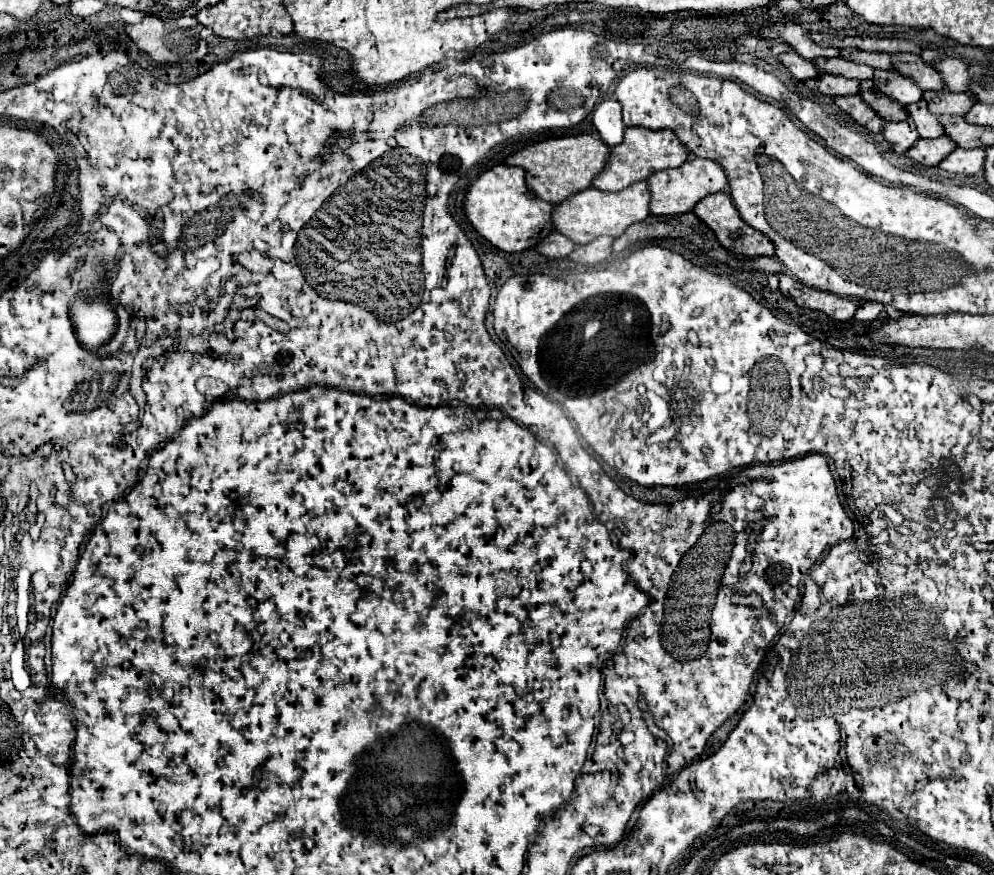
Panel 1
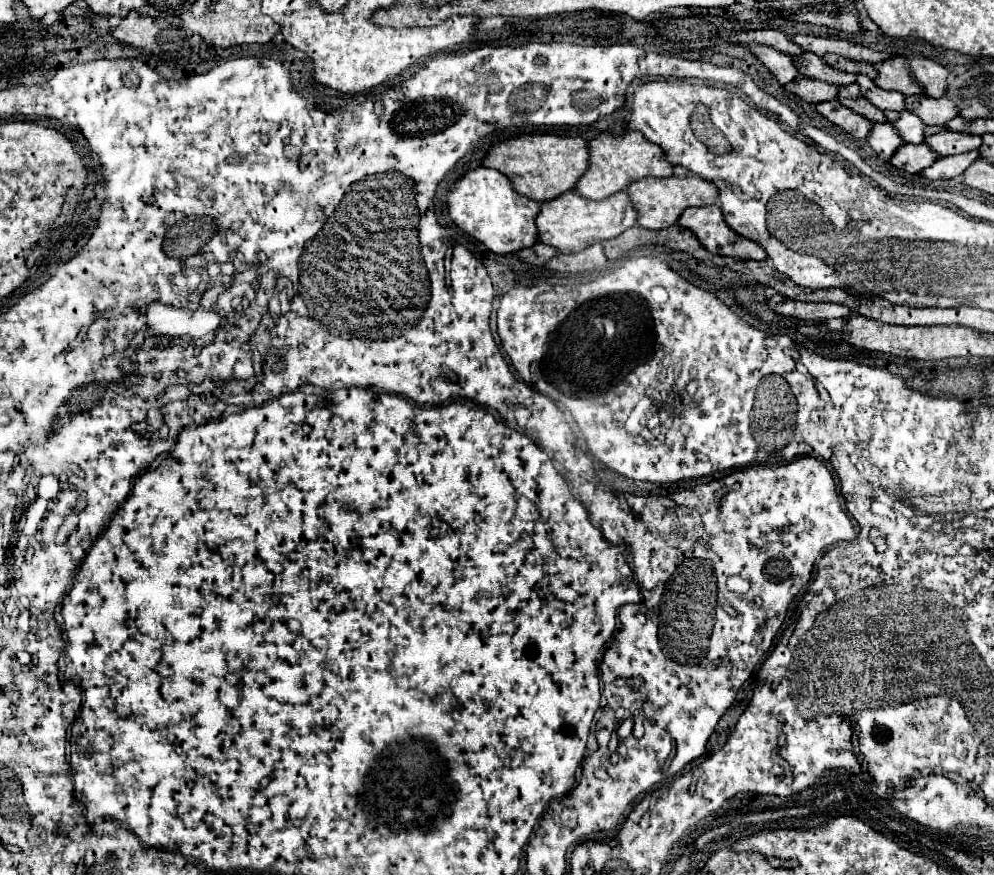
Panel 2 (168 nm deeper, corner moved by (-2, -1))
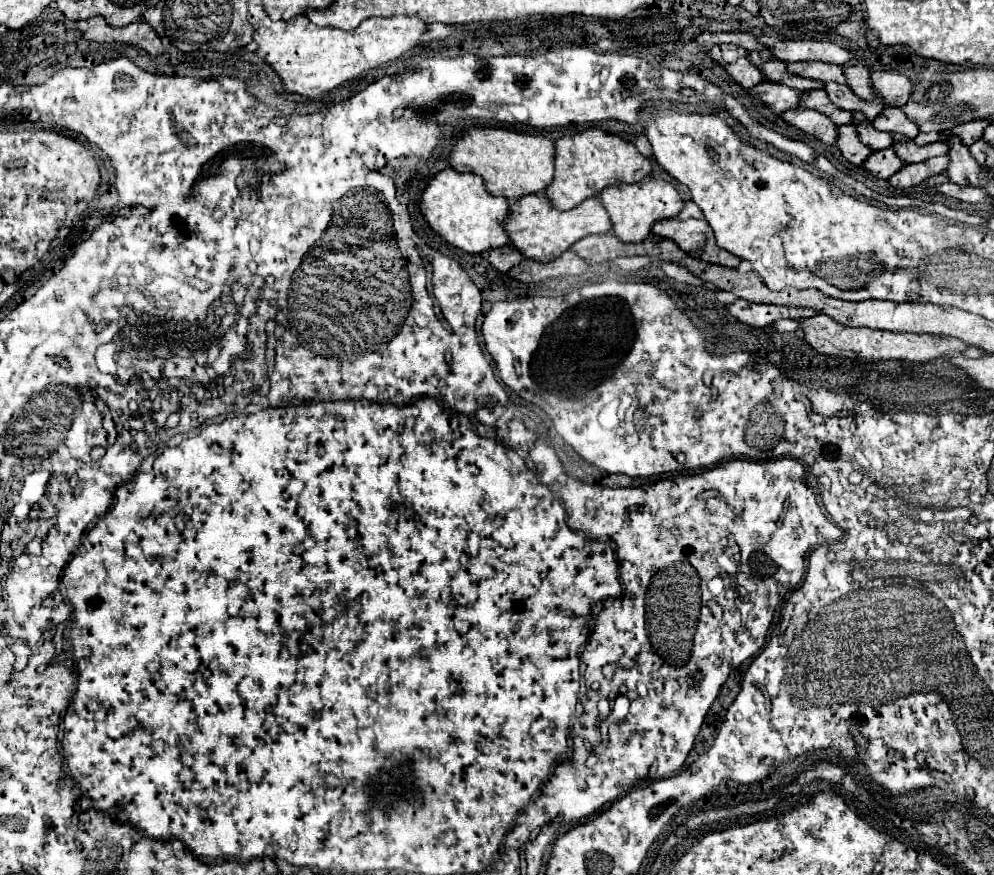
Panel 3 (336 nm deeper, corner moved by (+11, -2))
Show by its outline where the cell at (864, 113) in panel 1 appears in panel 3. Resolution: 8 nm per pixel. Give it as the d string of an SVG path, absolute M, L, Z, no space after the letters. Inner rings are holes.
M792 108L792 110L786 110L782 114L782 118L788 124L792 124L792 126L796 126L796 128L800 128L800 130L812 134L812 136L816 136L818 140L822 140L826 144L836 144L836 138L838 138L836 128L838 126L832 124L832 120L828 120L824 114L820 114L816 110Z

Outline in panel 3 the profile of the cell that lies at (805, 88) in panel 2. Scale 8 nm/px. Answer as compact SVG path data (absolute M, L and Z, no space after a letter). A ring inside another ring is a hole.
M760 82L758 86L754 86L752 90L748 90L752 96L760 98L762 102L766 102L776 114L782 114L784 110L790 108L798 108L800 106L800 94L798 90L792 90L788 86L780 86L778 82Z

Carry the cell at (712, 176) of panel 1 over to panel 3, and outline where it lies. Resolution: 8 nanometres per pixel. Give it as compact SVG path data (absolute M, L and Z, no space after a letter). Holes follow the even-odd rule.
M646 178L636 184L608 186L600 192L600 200L602 200L606 212L610 214L610 220L614 224L612 226L614 234L622 242L642 242L650 234L652 224L656 220L674 218L684 208L684 202L682 202L680 194L676 192L676 188L666 180L654 180L654 178Z

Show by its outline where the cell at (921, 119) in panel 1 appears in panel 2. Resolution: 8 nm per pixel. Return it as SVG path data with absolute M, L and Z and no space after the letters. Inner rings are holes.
M901 111L901 113L891 113L887 119L897 129L897 133L905 143L921 143L921 133L925 125L921 125L919 117L915 117L913 113Z

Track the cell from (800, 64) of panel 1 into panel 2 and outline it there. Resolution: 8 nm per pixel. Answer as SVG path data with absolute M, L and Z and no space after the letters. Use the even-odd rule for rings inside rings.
M751 43L749 51L767 67L767 71L779 81L779 85L785 85L797 77L797 69L793 69L793 59L789 55L757 43Z

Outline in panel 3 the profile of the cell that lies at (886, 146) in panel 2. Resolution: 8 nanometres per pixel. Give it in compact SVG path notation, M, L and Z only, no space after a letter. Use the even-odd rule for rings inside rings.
M844 124L838 128L838 142L836 146L840 148L840 152L844 154L844 158L856 166L864 164L864 160L872 154L872 150L868 150L868 146L862 146L860 138L856 138L856 128L854 124Z

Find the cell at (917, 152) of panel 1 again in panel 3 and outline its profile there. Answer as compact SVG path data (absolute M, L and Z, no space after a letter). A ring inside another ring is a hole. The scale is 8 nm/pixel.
M892 148L872 152L872 156L868 156L868 162L864 162L864 168L868 172L872 172L876 178L890 178L902 166L904 166L904 162L900 162L900 158L896 158L896 152Z

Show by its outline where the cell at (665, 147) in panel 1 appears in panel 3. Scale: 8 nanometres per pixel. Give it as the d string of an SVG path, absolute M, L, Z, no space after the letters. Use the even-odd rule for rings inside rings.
M590 128L556 140L556 174L552 184L546 188L546 196L560 210L568 210L598 196L606 186L640 182L650 176L650 170L650 158L640 154L632 142L598 128Z

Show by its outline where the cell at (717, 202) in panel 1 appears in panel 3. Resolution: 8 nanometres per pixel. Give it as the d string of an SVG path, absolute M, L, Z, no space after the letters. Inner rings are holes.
M666 218L666 220L658 220L652 226L652 232L662 238L674 240L692 258L712 264L722 264L728 268L736 268L742 262L742 258L736 258L734 254L728 254L728 250L716 246L714 232L706 220Z

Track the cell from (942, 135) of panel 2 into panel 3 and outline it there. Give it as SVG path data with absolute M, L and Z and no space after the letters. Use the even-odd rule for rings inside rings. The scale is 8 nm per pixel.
M894 134L892 148L896 150L896 154L906 164L914 164L914 162L924 162L924 160L934 158L934 156L948 154L948 148L950 146L948 146L948 142L934 142L934 144L916 146L916 142L912 138L904 138L904 134Z

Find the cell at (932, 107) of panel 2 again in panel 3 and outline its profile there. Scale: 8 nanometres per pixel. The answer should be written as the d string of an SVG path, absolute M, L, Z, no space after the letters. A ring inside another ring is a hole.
M886 106L882 110L882 114L872 122L874 128L878 130L886 130L886 132L900 132L908 138L916 138L920 132L920 126L916 126L916 122L912 122L902 108L898 106Z

